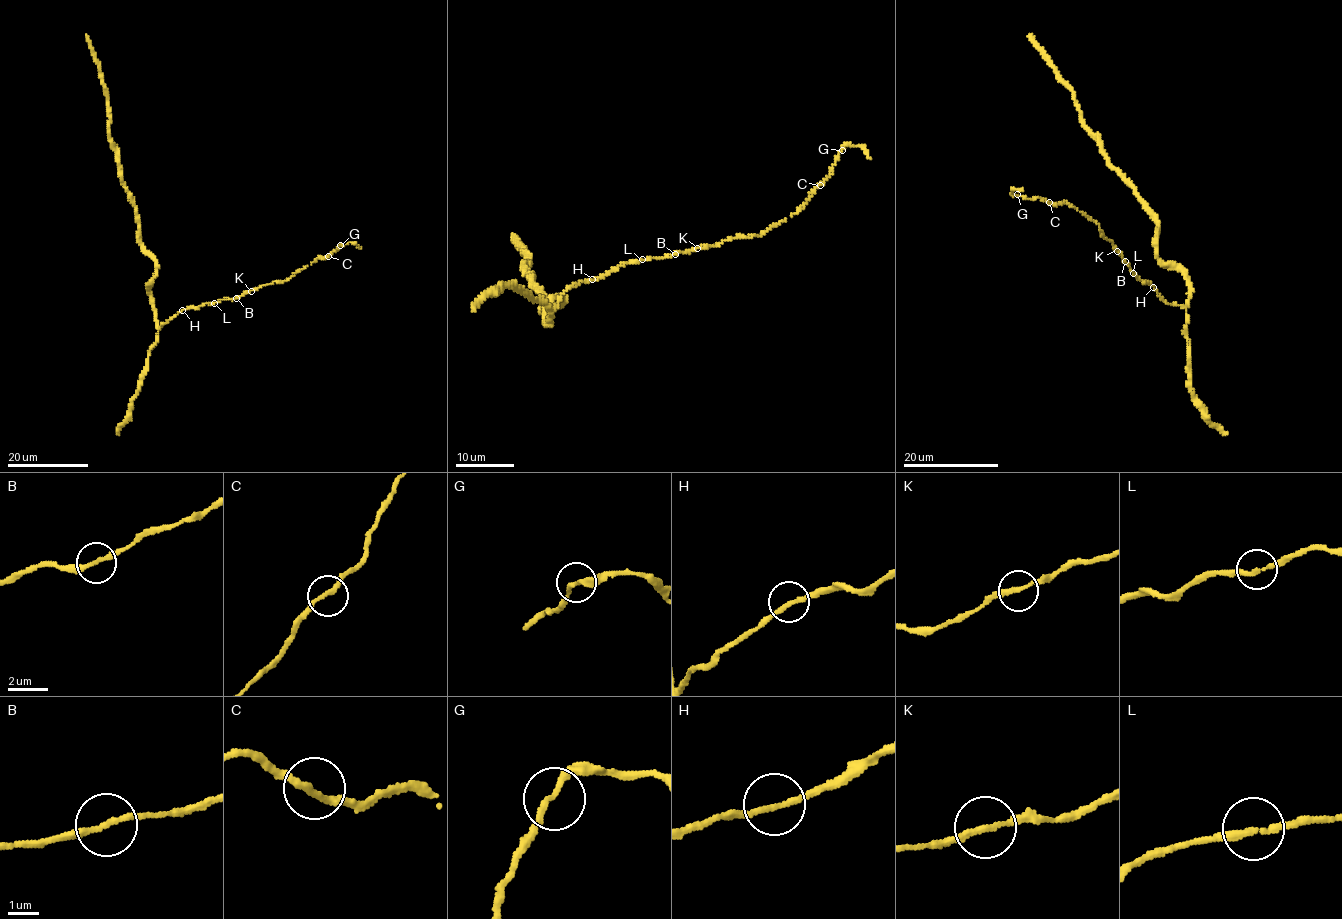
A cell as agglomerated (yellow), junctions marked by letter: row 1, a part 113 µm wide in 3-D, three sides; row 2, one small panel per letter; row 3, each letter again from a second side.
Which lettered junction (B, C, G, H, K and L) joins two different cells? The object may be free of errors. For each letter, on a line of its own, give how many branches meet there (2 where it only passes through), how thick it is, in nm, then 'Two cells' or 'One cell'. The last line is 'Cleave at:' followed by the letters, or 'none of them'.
B: Branches: 2. Thickness 200 nm. One cell
C: Branches: 2. Thickness 220 nm. One cell
G: Branches: 2. Thickness 190 nm. Two cells
H: Branches: 2. Thickness 190 nm. One cell
K: Branches: 2. Thickness 200 nm. One cell
L: Branches: 2. Thickness 200 nm. One cell
Cleave at: G

